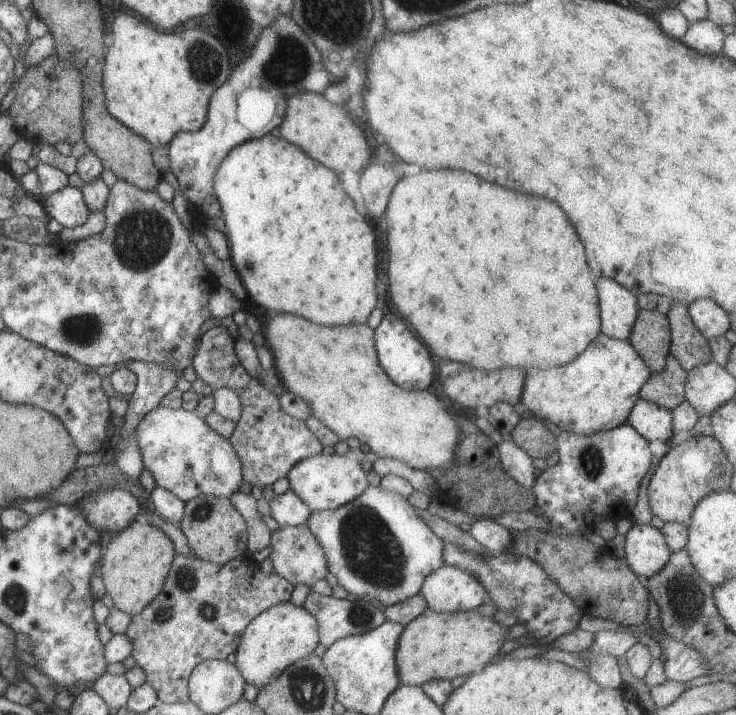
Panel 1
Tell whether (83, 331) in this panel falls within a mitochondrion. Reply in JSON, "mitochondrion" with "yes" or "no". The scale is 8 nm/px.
{"mitochondrion":"yes"}

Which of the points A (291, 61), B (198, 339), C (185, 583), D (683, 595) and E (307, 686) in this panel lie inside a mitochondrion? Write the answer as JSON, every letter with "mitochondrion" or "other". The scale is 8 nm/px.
{"A":"mitochondrion","B":"other","C":"mitochondrion","D":"mitochondrion","E":"mitochondrion"}

